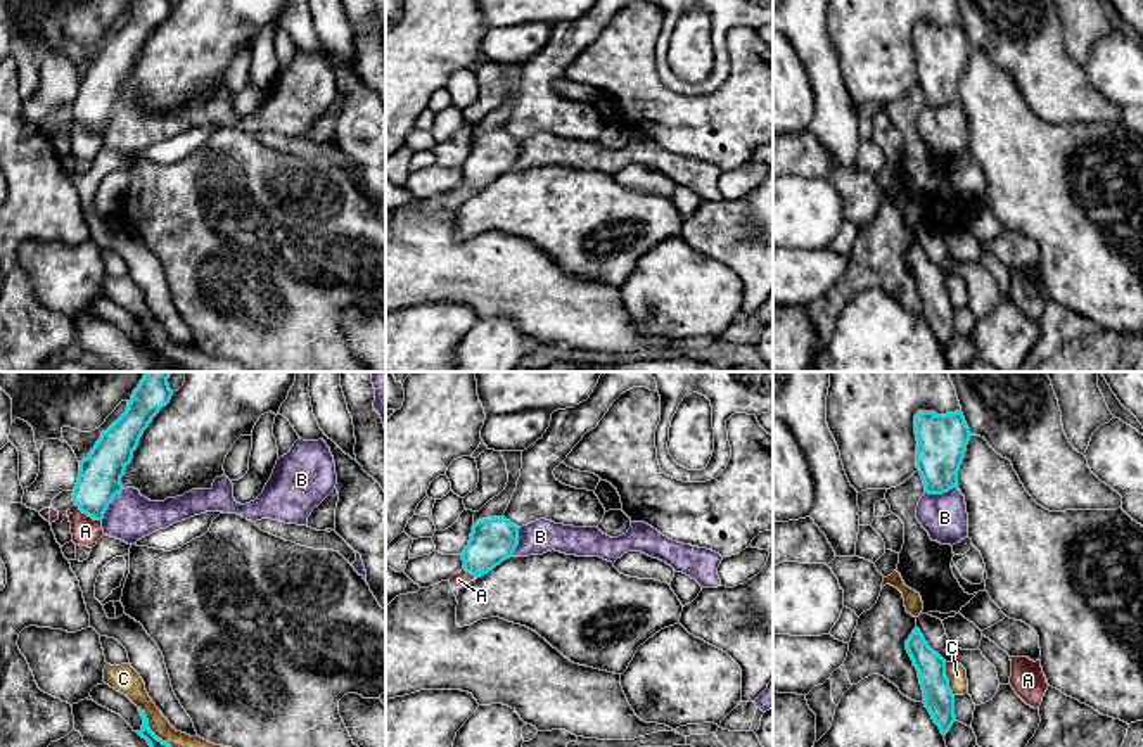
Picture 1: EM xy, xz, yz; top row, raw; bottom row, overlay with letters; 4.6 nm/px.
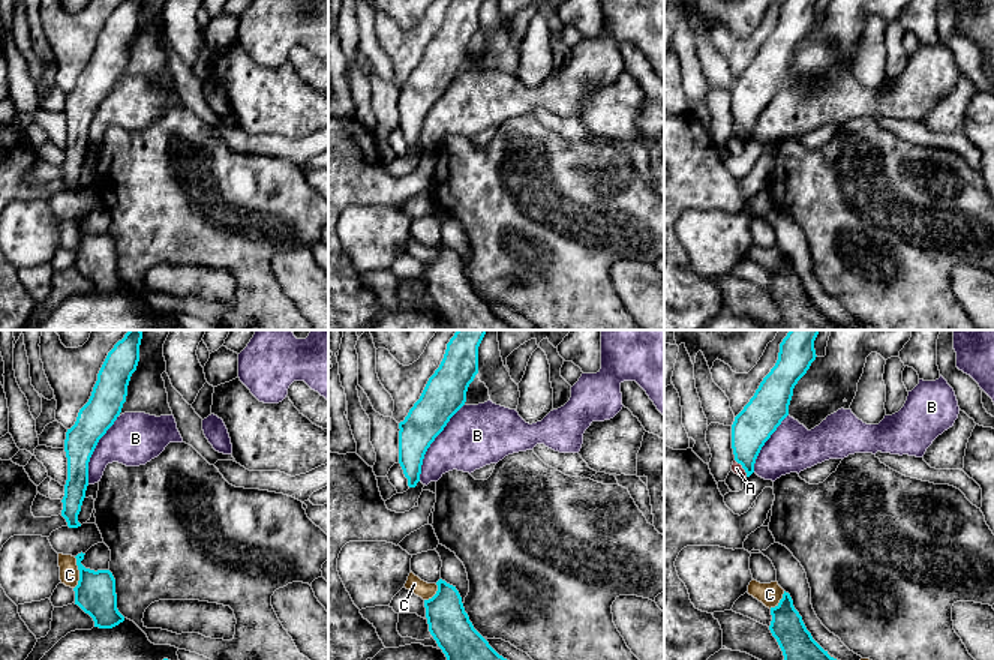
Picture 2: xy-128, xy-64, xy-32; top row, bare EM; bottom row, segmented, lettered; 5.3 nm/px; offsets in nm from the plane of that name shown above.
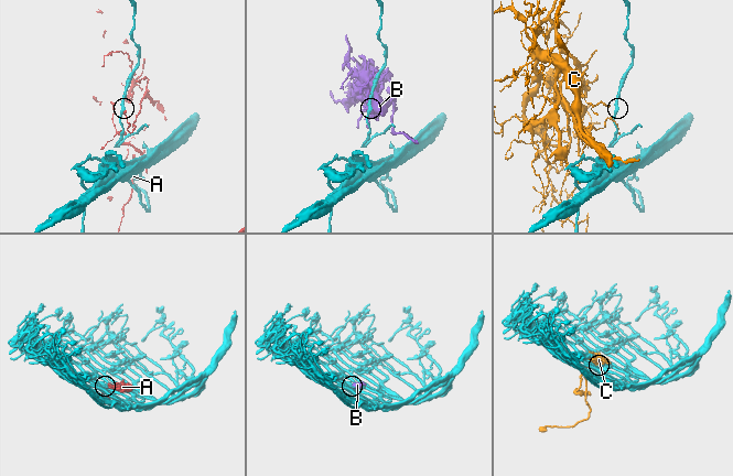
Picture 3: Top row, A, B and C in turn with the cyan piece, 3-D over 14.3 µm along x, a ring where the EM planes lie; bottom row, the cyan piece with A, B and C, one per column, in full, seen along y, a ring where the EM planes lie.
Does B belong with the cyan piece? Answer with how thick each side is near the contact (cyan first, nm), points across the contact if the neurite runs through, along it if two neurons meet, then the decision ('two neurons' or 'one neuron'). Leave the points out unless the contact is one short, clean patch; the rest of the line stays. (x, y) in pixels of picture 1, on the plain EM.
200/220 nm | one neuron

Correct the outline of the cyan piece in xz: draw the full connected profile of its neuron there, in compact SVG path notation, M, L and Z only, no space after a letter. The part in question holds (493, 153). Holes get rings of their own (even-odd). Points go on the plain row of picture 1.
M501 130L482 131L472 138L462 164L463 182L481 190L510 169L560 164L576 169L600 169L616 175L628 164L642 164L695 192L702 201L718 201L723 169L712 163L683 157L645 135L631 135L626 147L610 150L598 140L574 140L546 131L517 140Z

